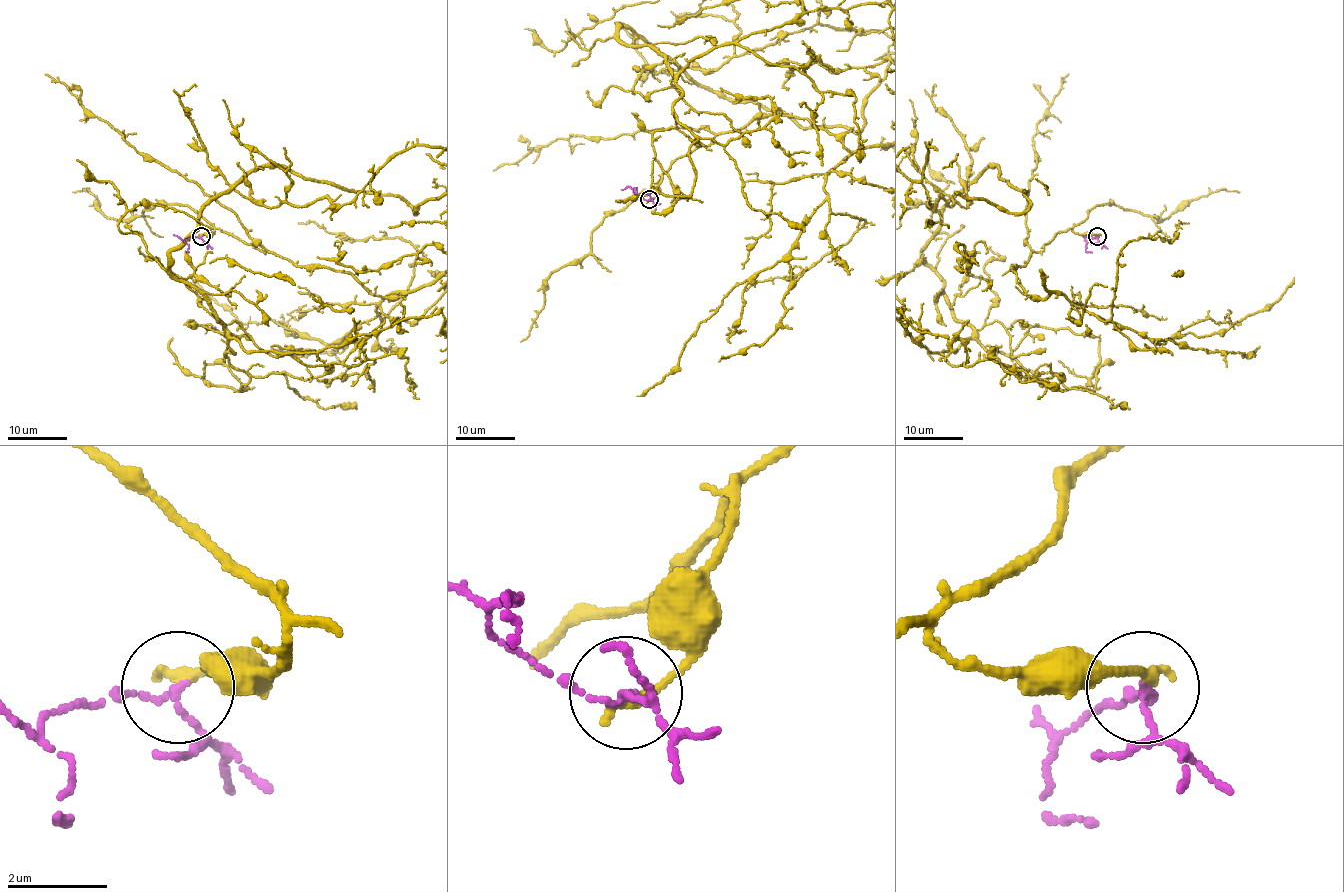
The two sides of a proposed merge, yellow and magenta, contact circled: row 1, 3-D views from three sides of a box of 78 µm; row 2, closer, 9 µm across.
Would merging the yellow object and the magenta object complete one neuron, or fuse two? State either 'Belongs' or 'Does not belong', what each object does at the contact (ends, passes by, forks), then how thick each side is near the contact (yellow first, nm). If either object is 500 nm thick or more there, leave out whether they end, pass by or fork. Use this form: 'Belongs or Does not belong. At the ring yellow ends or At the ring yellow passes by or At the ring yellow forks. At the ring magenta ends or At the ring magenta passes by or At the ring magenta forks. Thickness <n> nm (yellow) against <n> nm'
Does not belong. At the ring yellow ends. At the ring magenta passes by. Thickness 280 nm (yellow) against 130 nm

